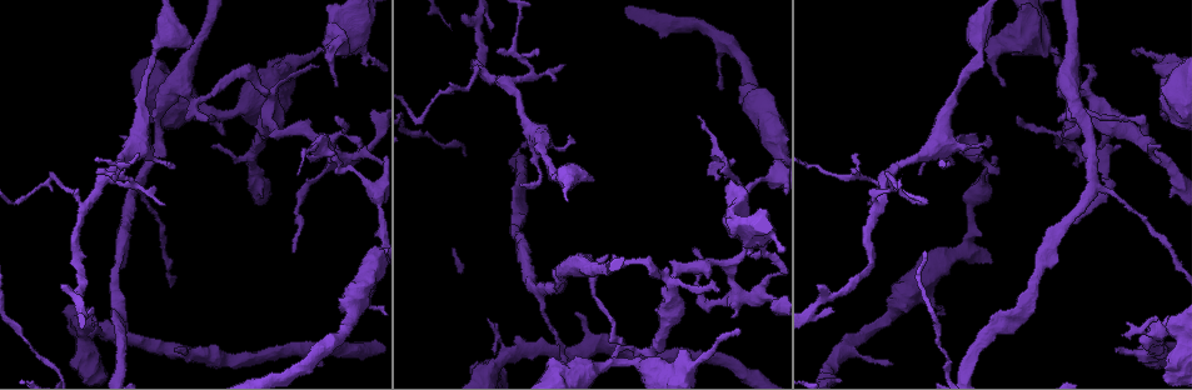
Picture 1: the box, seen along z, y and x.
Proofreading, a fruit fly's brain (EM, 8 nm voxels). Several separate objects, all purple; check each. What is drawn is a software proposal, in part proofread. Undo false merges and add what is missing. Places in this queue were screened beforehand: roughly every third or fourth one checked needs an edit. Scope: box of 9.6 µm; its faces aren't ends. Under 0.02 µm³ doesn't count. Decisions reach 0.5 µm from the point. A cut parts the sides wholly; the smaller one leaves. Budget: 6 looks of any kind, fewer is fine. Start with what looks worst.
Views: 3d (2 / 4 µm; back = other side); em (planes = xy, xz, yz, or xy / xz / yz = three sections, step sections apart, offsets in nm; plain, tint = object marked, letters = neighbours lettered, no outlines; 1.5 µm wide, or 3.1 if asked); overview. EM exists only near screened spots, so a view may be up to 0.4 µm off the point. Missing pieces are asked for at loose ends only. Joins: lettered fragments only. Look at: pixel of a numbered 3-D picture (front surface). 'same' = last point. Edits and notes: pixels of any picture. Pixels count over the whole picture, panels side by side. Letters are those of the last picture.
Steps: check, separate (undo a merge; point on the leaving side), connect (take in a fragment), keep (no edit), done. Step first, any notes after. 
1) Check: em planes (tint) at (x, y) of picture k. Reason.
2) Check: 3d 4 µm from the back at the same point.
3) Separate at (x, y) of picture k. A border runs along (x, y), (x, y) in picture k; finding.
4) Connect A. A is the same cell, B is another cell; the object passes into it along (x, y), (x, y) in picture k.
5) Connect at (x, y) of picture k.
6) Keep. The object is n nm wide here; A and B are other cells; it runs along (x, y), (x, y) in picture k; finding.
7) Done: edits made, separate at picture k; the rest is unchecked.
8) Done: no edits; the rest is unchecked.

Check: 3d 4 µm at (732, 318) of picture 1. Free end.

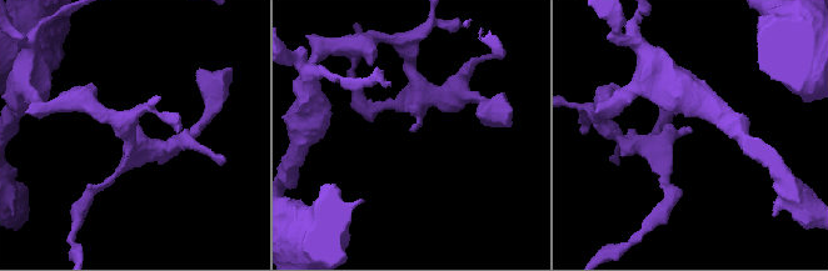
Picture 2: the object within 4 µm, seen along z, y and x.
Check: em planes (plain) at (691, 130) of picture 2.

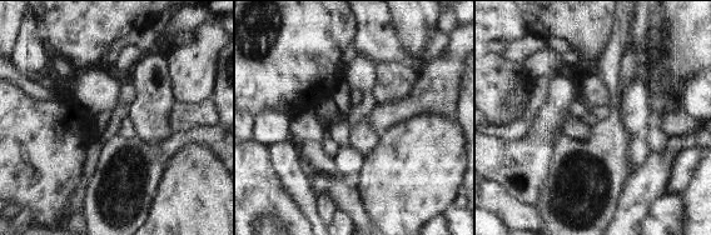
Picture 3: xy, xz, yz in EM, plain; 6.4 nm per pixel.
Check: em planes (letters) at the same point.

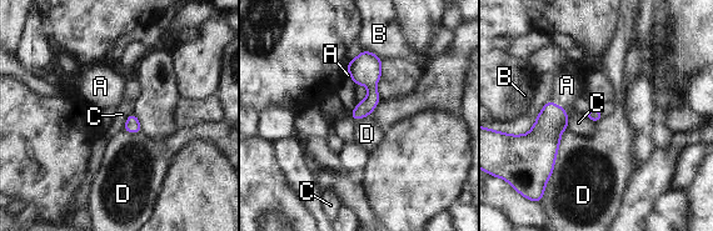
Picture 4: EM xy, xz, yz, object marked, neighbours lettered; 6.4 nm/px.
Connect A. A is the same cell, B, C and D are other cells; the object passes into it along (543, 139), (558, 105), (567, 85) in picture 4; it goes on there.

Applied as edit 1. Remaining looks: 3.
Check: em planes (letters) at (191, 41) of picture 1. Free end.

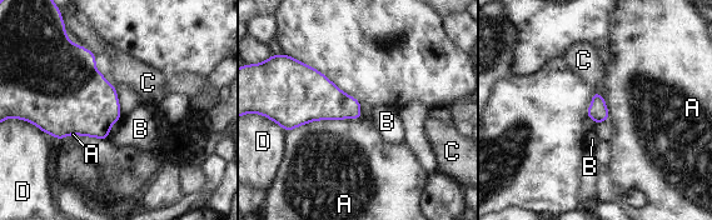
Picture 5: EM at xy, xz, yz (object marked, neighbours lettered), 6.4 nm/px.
Keep. A, B, C and D are other cells; no lettered fragment goes on from it.

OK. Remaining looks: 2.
Done: edits made, connect at picture 4; the rest is unchecked.

